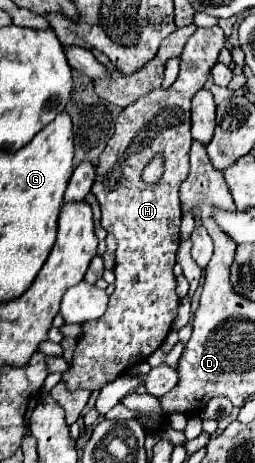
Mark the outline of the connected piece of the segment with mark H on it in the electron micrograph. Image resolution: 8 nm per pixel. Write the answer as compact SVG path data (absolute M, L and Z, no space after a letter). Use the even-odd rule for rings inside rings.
M197 28L197 32L189 38L183 54L181 54L181 70L177 80L167 88L151 90L149 94L137 98L133 104L125 106L115 120L115 134L107 142L105 150L99 156L99 164L95 168L95 184L91 192L95 194L101 206L101 226L117 238L117 264L115 272L115 292L109 298L107 312L95 320L83 324L83 336L79 338L73 364L67 372L63 372L63 382L75 388L91 388L99 390L107 382L121 376L125 370L135 364L147 360L167 338L171 324L177 316L179 296L175 294L175 254L179 248L179 222L181 222L181 206L179 206L179 186L189 176L189 148L191 148L191 132L189 132L189 110L193 96L203 88L209 78L209 70L217 62L217 56L223 48L223 30L221 28ZM151 156L163 156L165 172L157 184L145 184L141 180L141 172L151 160Z

